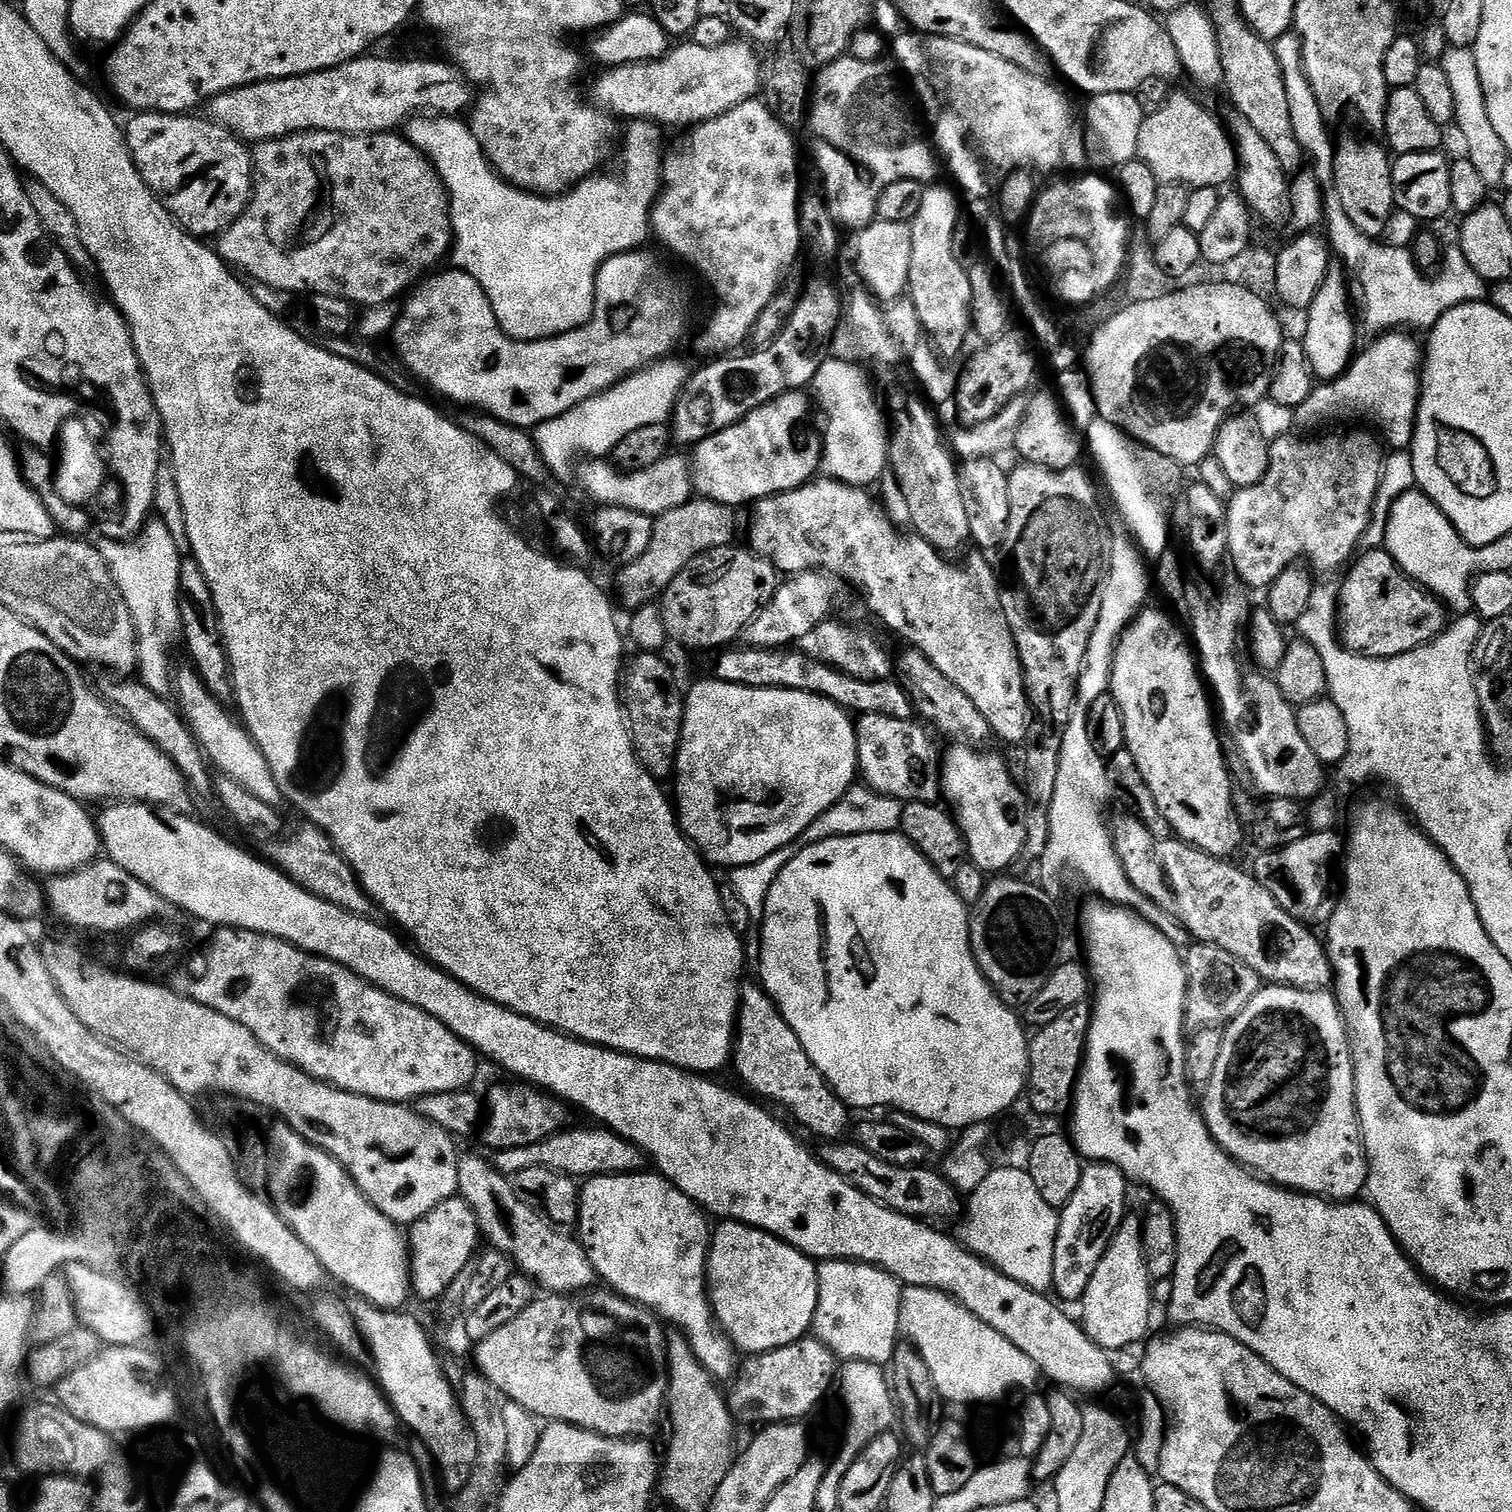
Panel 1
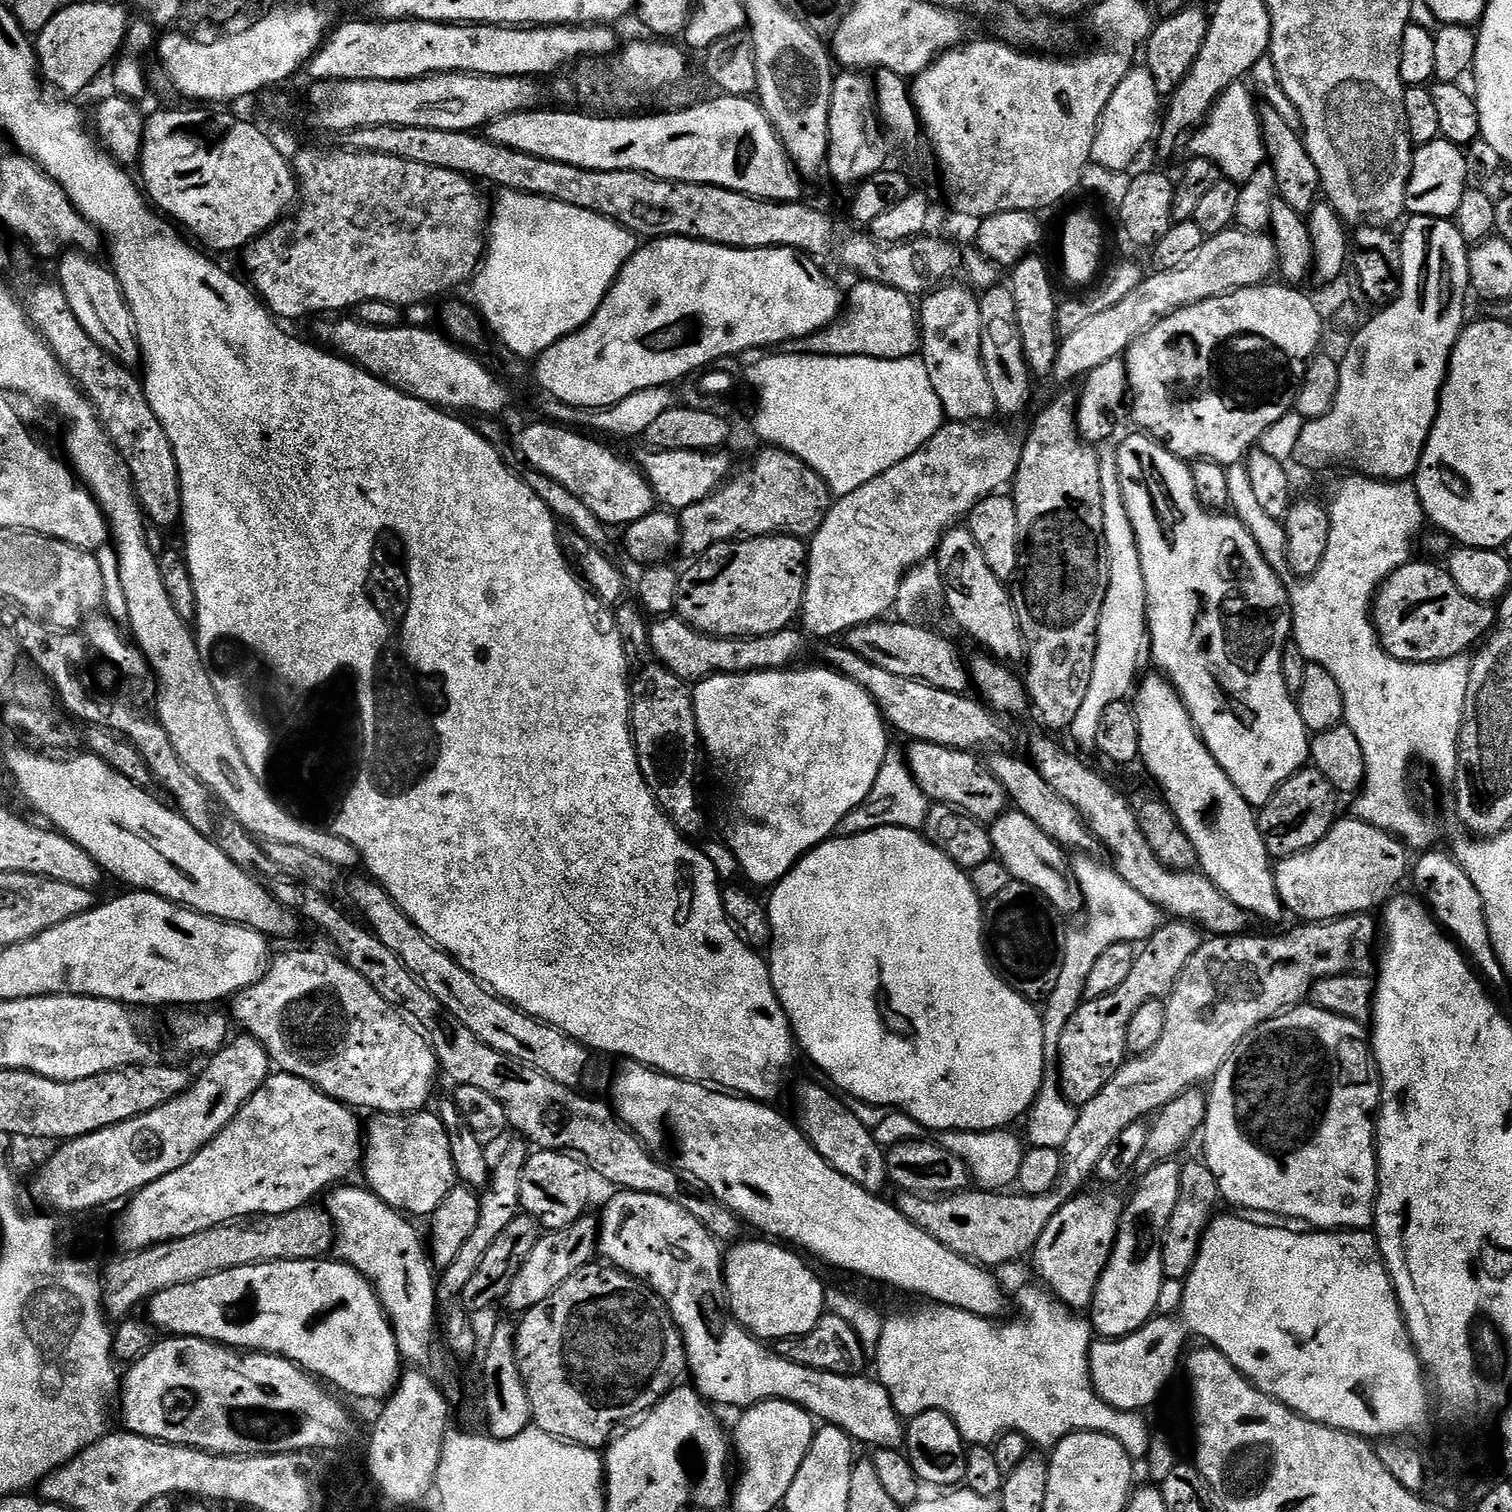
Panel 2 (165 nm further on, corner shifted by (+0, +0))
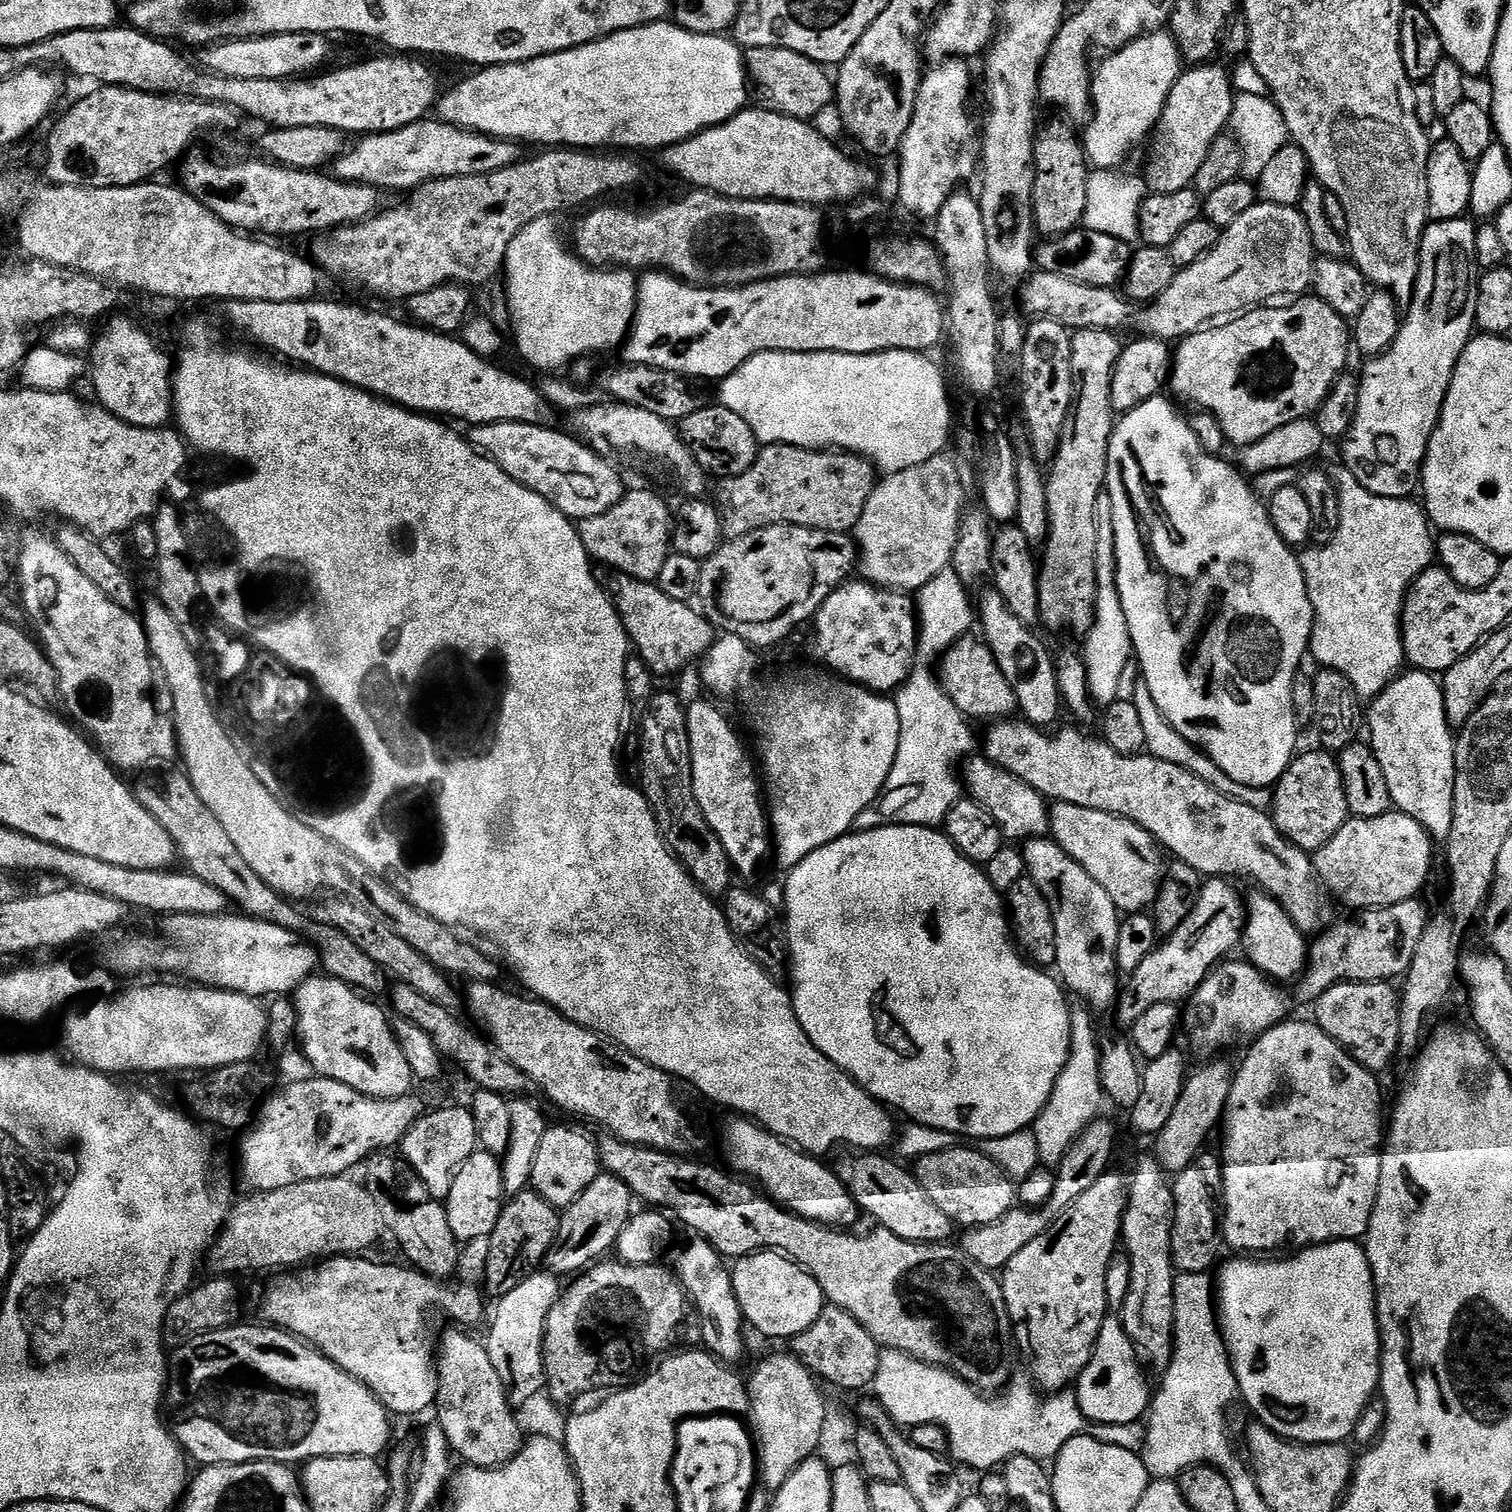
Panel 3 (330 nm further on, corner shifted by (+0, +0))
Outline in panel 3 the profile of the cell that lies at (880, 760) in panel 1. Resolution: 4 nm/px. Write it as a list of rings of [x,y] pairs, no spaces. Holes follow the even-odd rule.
[[[983,754],[975,755],[970,763],[972,765],[962,772],[963,787],[967,795],[975,800],[978,806],[982,806],[982,810],[987,810],[994,817],[994,822],[998,822],[1005,841],[1042,840],[1049,835],[1052,814],[1049,801],[1044,799],[1042,793],[1034,790],[1034,786],[1026,786],[1022,778],[1014,778],[1014,774],[1002,770]]]

